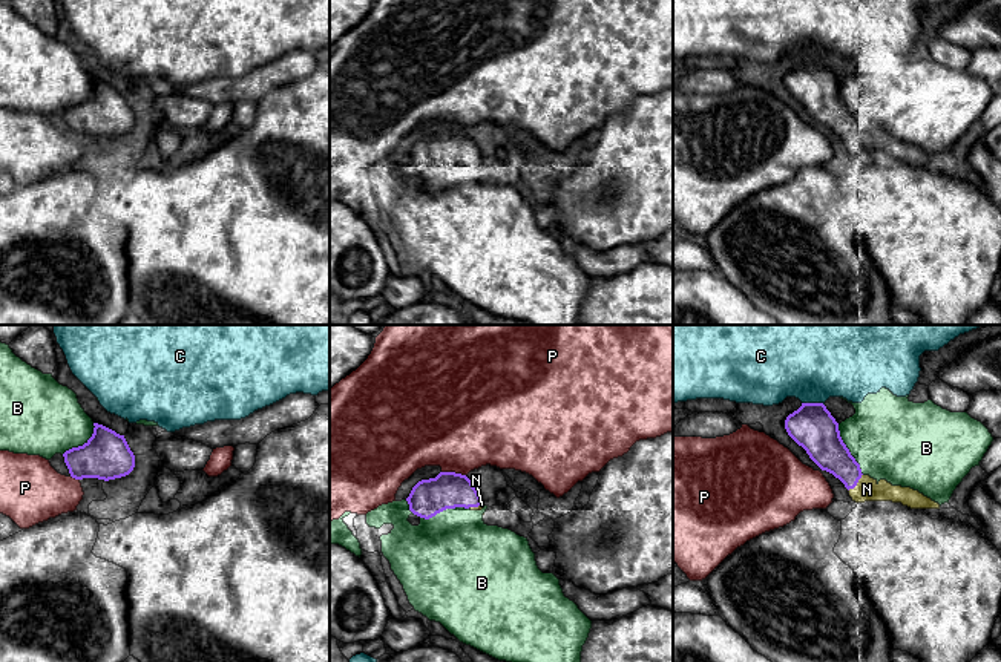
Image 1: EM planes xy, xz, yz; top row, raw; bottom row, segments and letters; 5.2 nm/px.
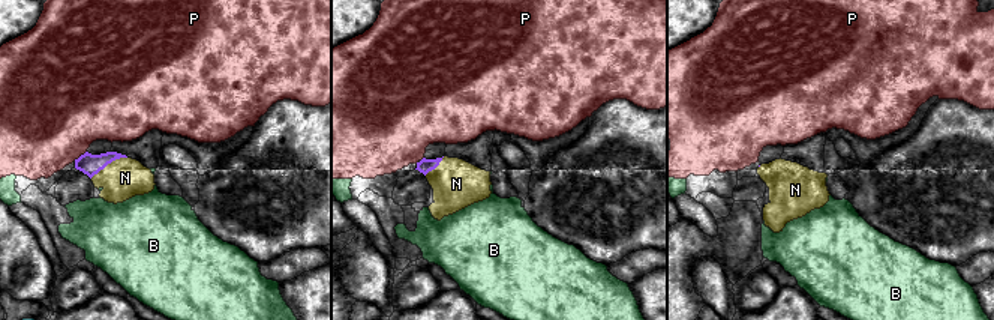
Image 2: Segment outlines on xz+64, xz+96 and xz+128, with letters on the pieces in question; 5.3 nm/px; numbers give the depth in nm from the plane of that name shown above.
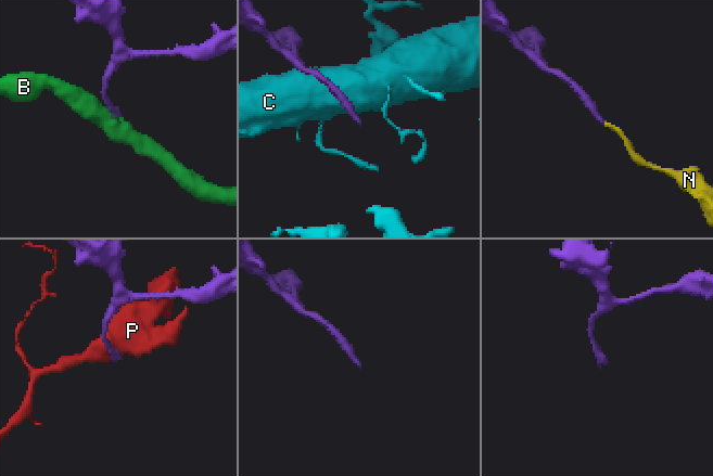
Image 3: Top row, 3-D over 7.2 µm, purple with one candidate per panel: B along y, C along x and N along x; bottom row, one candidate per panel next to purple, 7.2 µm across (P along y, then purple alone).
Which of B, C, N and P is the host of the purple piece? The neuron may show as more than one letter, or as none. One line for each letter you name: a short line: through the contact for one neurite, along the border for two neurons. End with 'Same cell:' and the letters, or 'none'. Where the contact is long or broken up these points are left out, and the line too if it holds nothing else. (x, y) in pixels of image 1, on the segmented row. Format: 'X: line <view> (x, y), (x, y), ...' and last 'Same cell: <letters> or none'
Same cell: N

